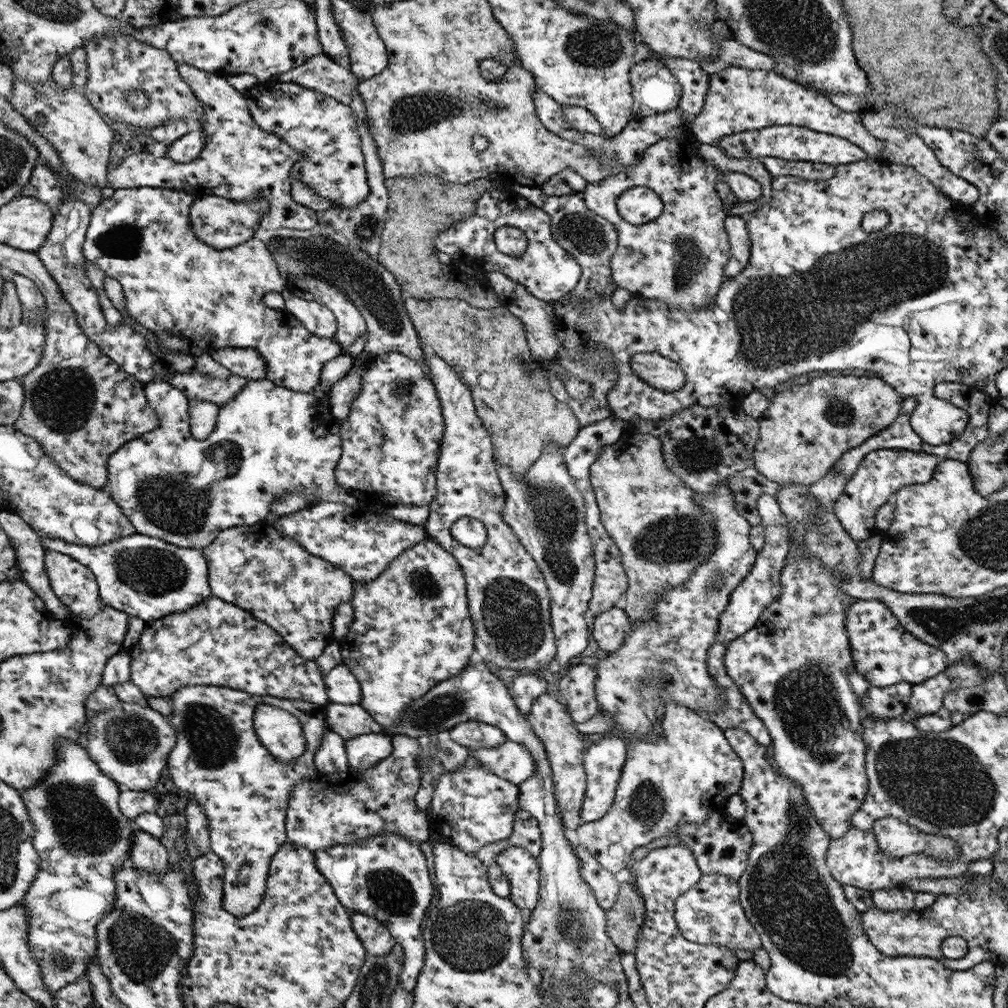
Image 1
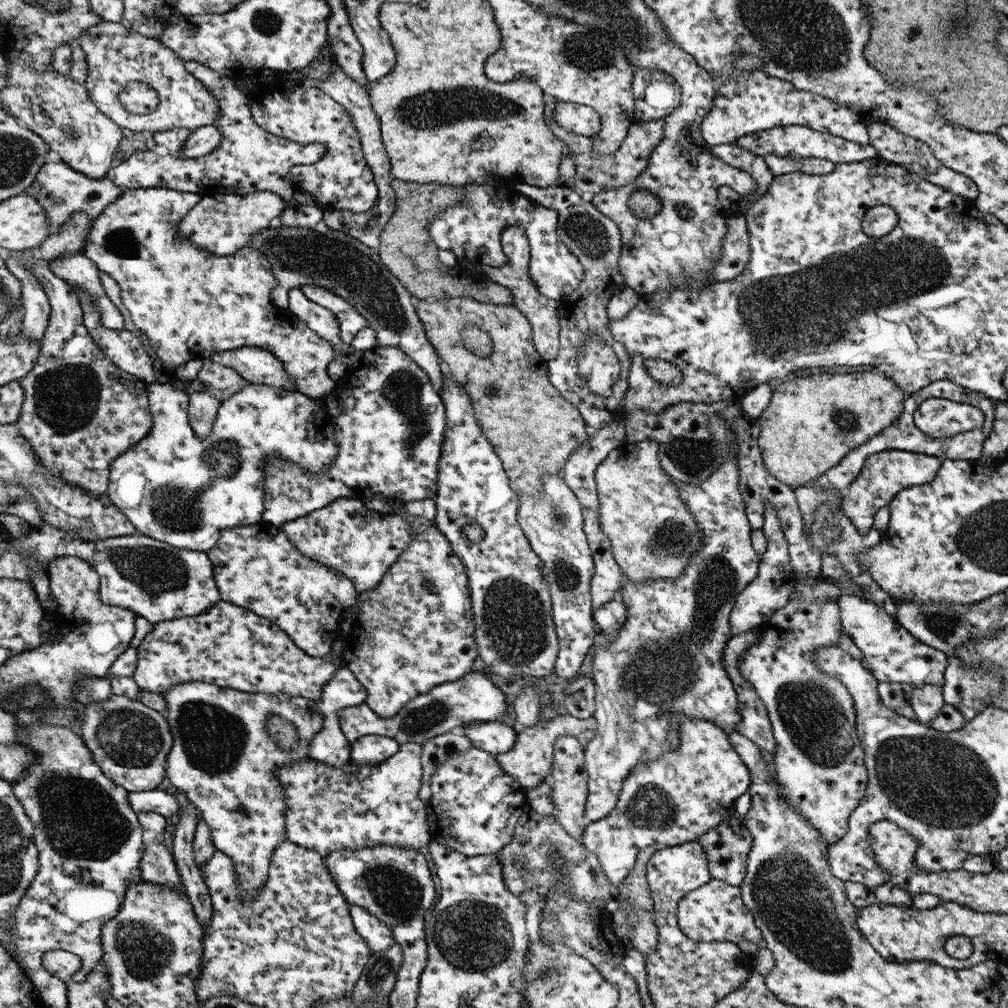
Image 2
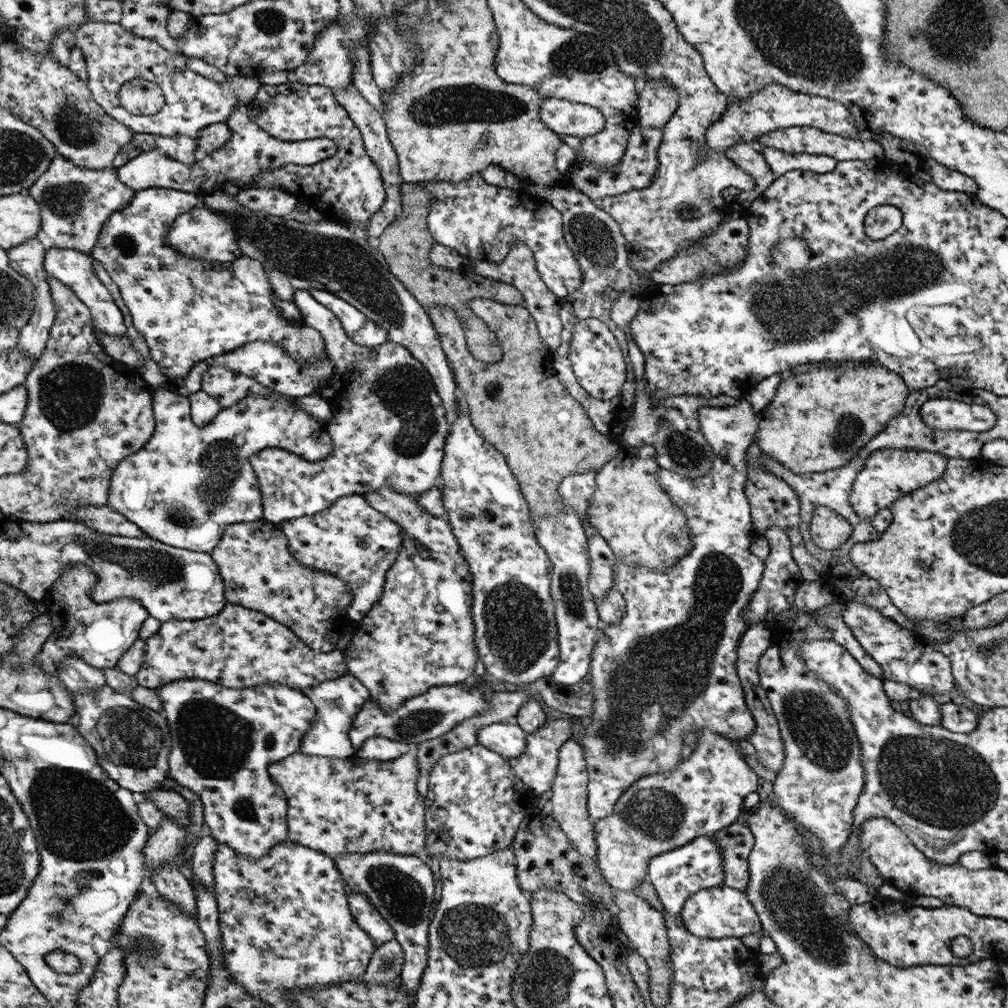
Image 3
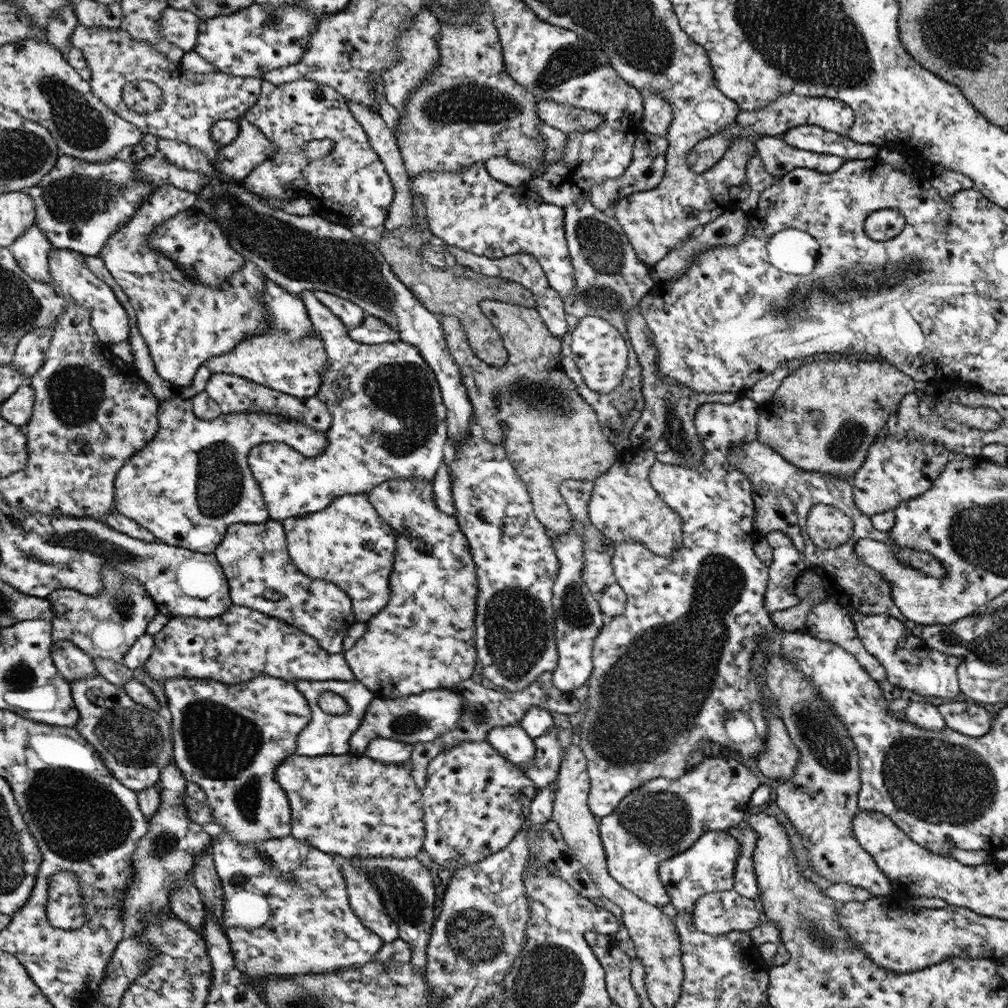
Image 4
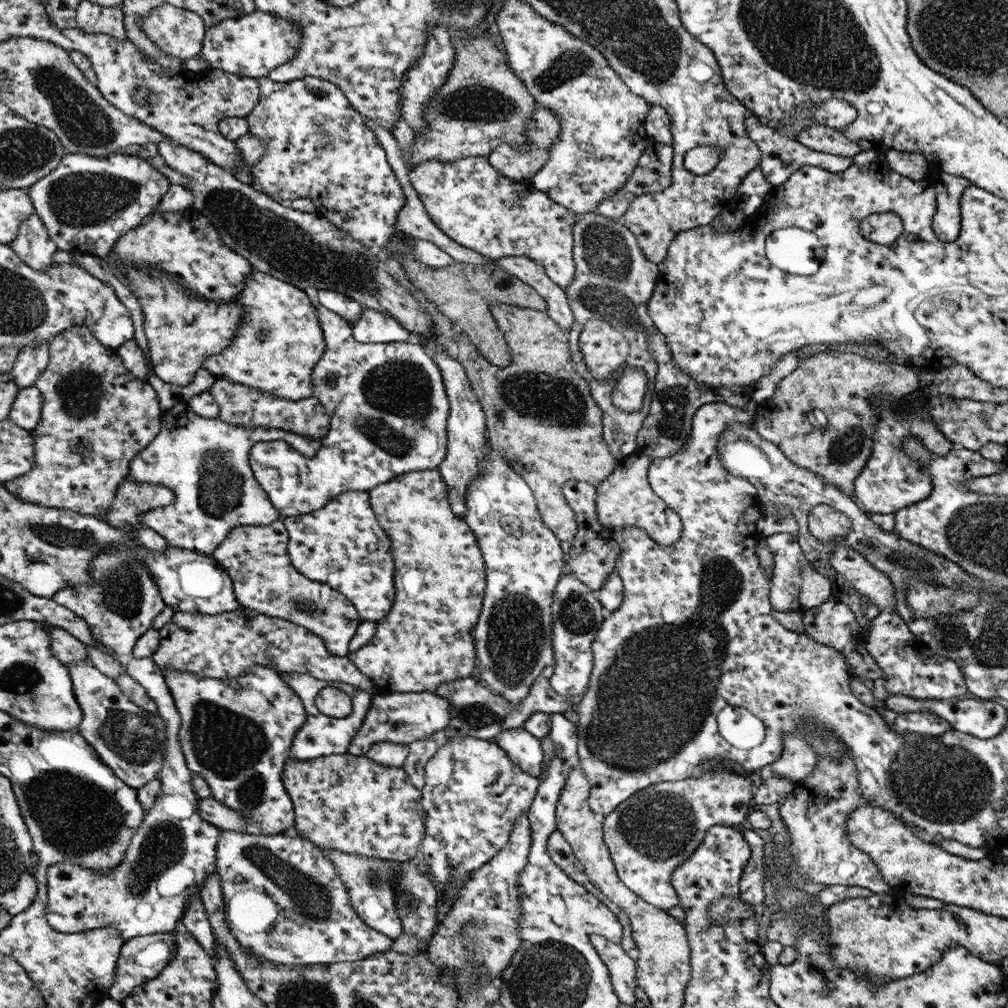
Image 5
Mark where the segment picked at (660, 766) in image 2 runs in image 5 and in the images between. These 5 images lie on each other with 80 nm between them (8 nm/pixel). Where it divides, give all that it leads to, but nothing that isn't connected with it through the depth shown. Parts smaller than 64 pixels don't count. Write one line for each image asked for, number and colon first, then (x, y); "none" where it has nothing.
3: (661, 812)
4: (662, 818)
5: (652, 833)

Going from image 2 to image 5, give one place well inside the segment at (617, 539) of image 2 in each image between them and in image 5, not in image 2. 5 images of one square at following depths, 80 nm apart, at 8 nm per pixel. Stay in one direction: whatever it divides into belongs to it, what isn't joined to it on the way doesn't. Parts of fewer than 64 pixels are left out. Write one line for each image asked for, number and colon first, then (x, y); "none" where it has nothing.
3: (629, 507)
4: (625, 507)
5: (625, 499)

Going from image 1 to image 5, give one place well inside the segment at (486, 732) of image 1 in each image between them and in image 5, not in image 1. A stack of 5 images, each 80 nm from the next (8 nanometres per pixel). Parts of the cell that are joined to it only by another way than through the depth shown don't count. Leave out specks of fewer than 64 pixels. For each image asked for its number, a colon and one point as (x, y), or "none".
2: (495, 737)
3: (507, 738)
4: (511, 741)
5: (525, 749)

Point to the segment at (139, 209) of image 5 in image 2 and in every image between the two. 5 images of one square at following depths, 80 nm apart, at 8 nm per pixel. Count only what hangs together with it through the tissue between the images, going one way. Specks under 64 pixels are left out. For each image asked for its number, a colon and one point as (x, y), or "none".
2: (62, 191)
3: (76, 202)
4: (80, 204)

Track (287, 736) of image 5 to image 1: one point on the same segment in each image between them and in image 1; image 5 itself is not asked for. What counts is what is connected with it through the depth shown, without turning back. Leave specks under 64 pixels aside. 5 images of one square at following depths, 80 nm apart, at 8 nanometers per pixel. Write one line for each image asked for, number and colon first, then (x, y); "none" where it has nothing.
1: (221, 761)
2: (225, 761)
3: (225, 739)
4: (230, 739)

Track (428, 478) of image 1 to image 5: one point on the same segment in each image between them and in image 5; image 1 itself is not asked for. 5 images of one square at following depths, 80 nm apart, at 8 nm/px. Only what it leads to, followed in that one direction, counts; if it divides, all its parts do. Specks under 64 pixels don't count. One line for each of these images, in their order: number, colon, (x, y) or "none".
2: (390, 437)
3: (391, 429)
4: (389, 420)
5: (389, 405)

